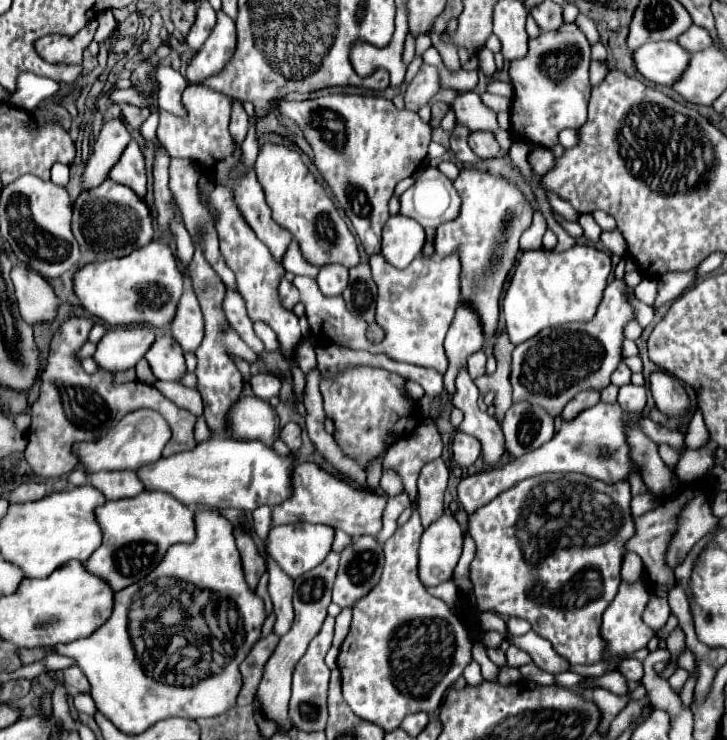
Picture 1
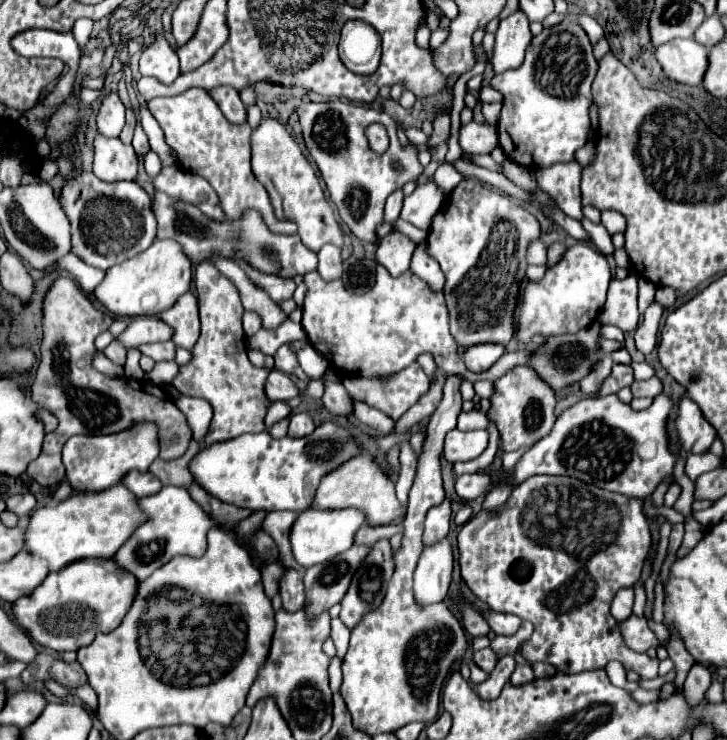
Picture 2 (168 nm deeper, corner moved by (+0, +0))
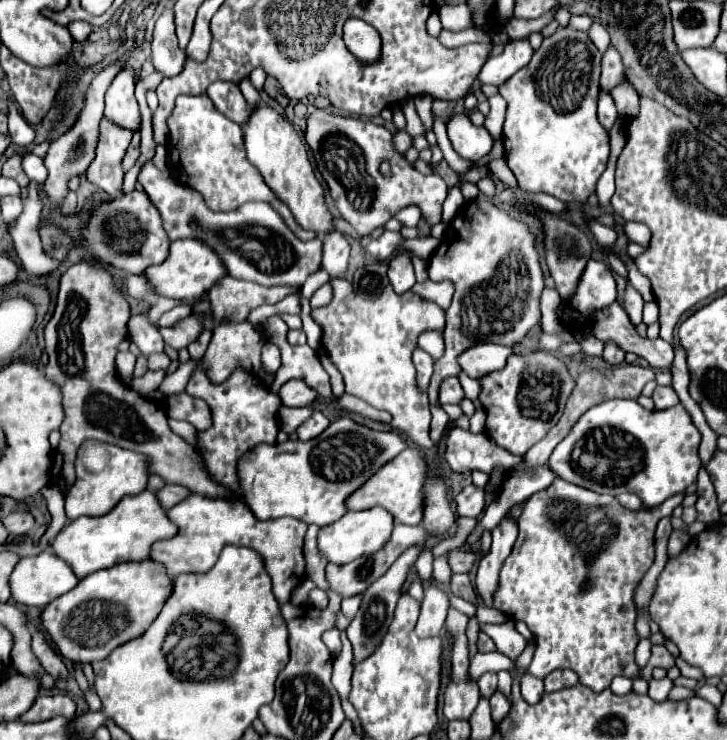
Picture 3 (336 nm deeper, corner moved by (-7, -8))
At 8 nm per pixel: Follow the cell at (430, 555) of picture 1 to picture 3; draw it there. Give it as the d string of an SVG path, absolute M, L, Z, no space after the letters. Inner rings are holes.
M430 586L424 590L424 602L420 608L420 618L416 624L416 636L418 638L432 638L440 636L440 630L446 622L448 612L448 596L438 590L436 586Z

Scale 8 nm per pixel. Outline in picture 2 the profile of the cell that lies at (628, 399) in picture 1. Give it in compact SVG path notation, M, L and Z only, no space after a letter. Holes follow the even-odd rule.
M649 378L649 380L641 380L641 382L633 382L631 384L631 392L635 398L655 398L661 392L661 380L659 378Z

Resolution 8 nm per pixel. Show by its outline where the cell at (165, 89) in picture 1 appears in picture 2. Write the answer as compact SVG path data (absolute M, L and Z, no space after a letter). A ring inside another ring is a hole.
M159 36L151 46L147 46L139 60L139 70L143 76L153 76L161 84L171 84L179 74L179 58L169 42Z

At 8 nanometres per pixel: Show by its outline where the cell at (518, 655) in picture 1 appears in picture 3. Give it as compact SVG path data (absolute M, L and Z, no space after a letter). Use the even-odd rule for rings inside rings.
M496 692L496 694L490 698L490 708L492 708L492 720L494 720L494 724L498 724L498 722L502 722L502 718L508 714L510 704L508 704L508 700L506 700L504 694Z

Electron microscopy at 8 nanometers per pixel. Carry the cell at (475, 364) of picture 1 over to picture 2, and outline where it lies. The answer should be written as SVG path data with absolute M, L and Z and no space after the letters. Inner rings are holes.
M499 344L469 346L469 348L465 350L463 362L465 362L467 370L471 370L471 372L483 372L483 370L487 370L493 362L497 362L503 352L505 352L505 346L499 346Z

